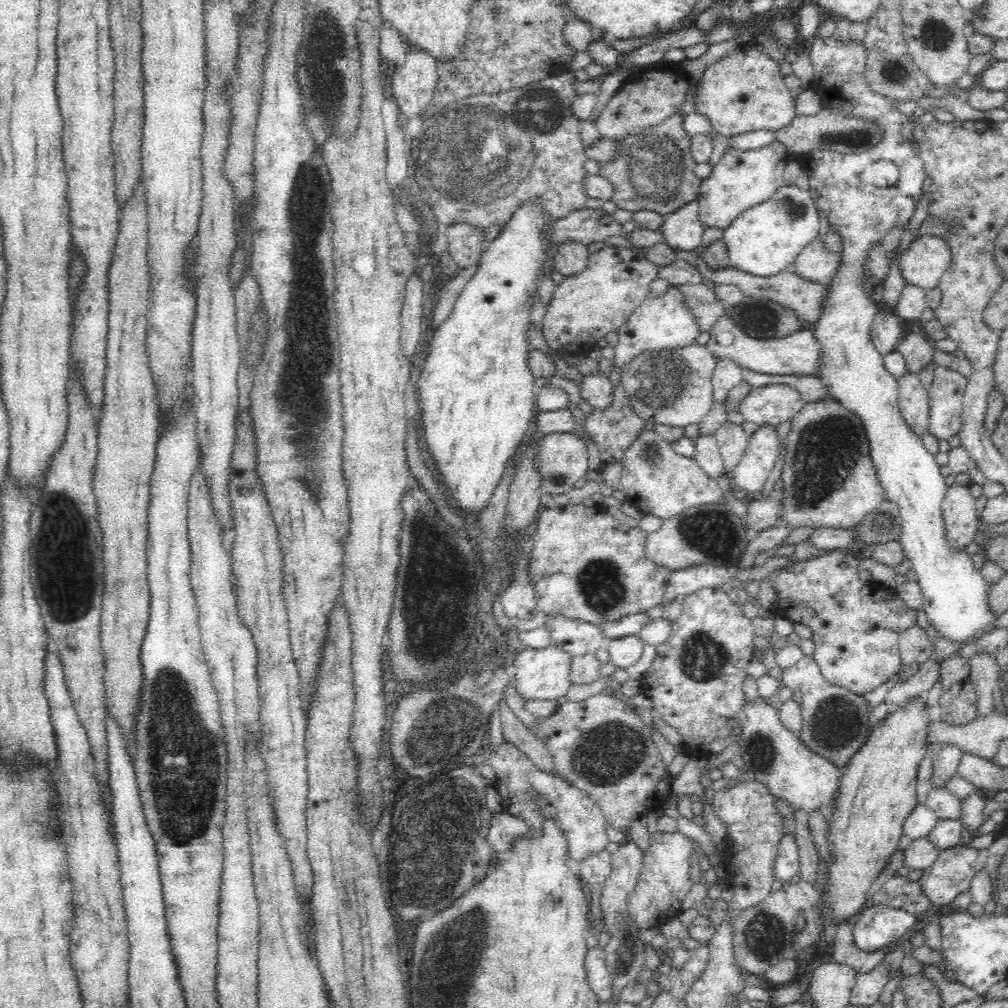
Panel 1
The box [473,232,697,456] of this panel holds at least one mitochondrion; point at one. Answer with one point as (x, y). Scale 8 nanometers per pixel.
(661, 383)

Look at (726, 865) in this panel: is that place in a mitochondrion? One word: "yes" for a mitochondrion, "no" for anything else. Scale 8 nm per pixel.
no

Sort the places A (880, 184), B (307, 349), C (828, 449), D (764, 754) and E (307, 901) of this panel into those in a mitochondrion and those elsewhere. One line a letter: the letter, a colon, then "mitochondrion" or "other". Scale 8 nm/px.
A: other
B: mitochondrion
C: mitochondrion
D: mitochondrion
E: other

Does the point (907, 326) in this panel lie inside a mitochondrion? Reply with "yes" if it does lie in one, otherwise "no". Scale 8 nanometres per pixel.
no

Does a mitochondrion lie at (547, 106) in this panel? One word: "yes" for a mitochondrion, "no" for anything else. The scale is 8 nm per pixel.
yes

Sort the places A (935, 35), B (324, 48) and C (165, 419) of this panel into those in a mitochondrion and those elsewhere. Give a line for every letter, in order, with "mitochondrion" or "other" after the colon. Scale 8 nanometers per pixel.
A: mitochondrion
B: mitochondrion
C: other

